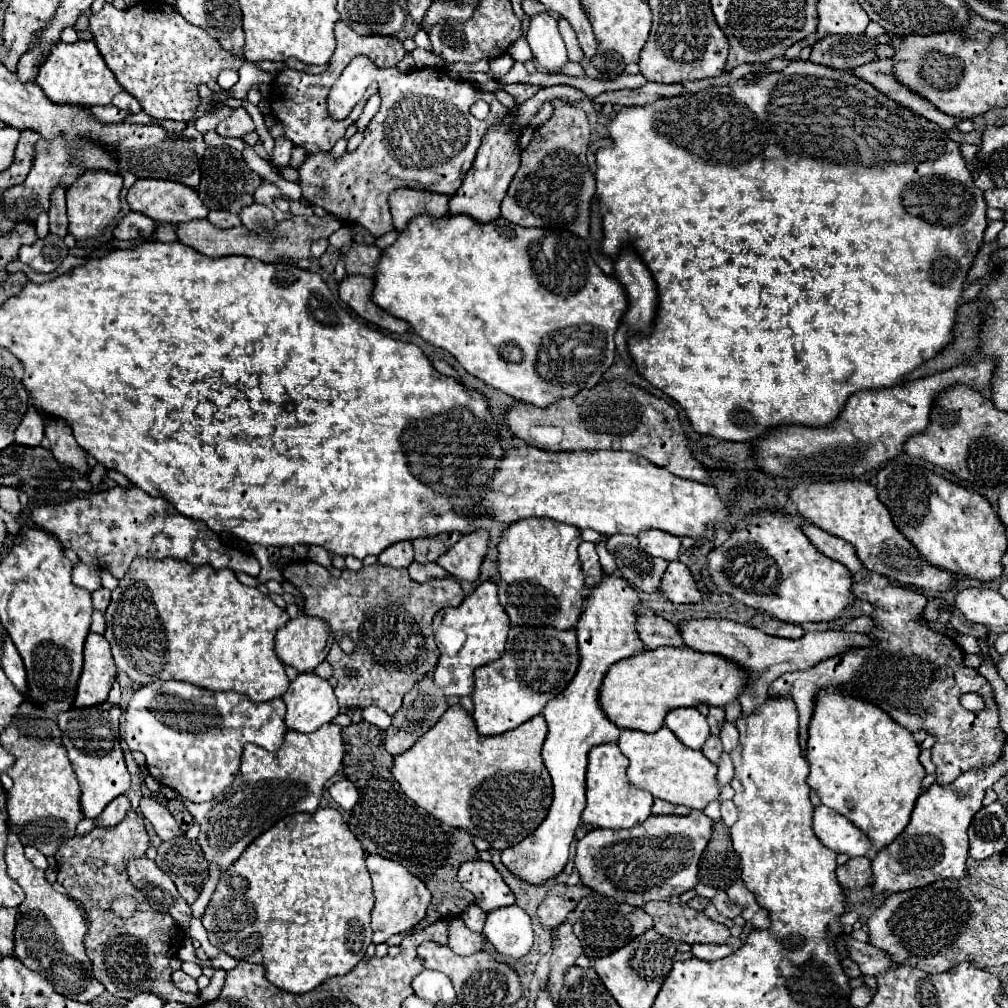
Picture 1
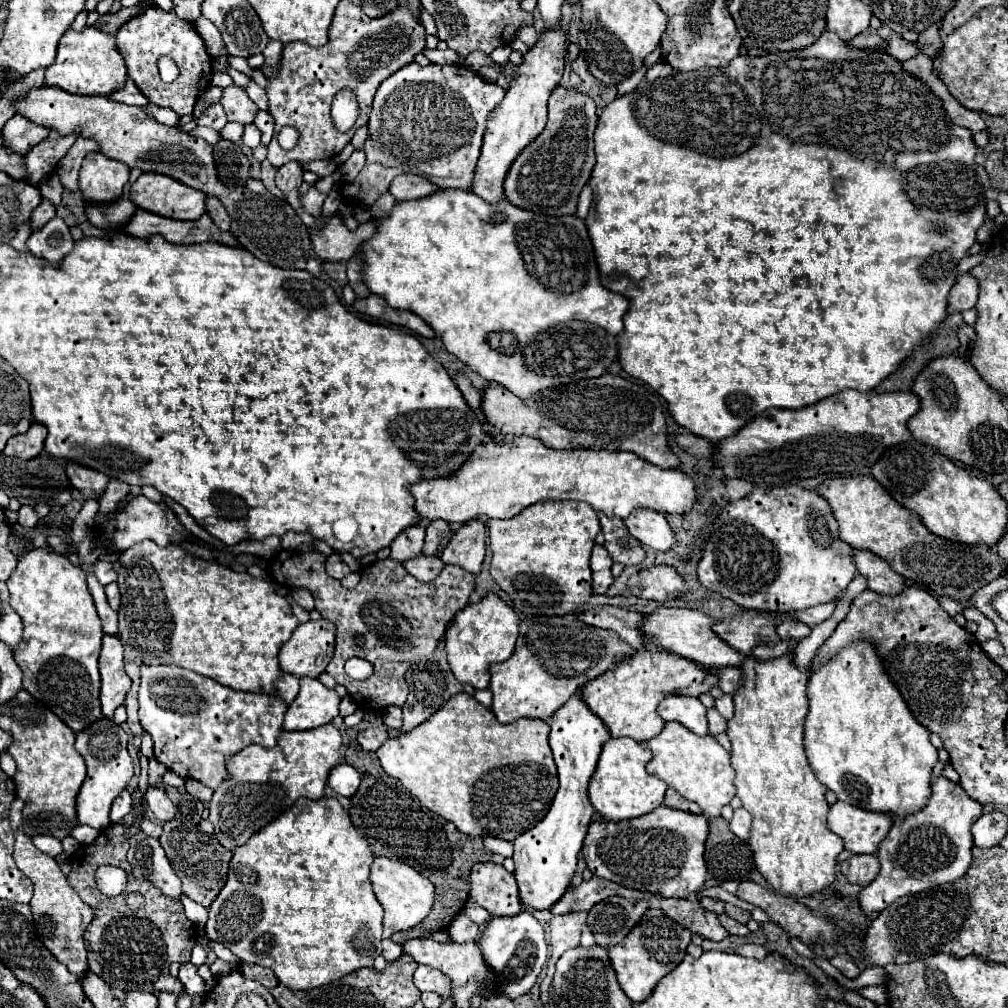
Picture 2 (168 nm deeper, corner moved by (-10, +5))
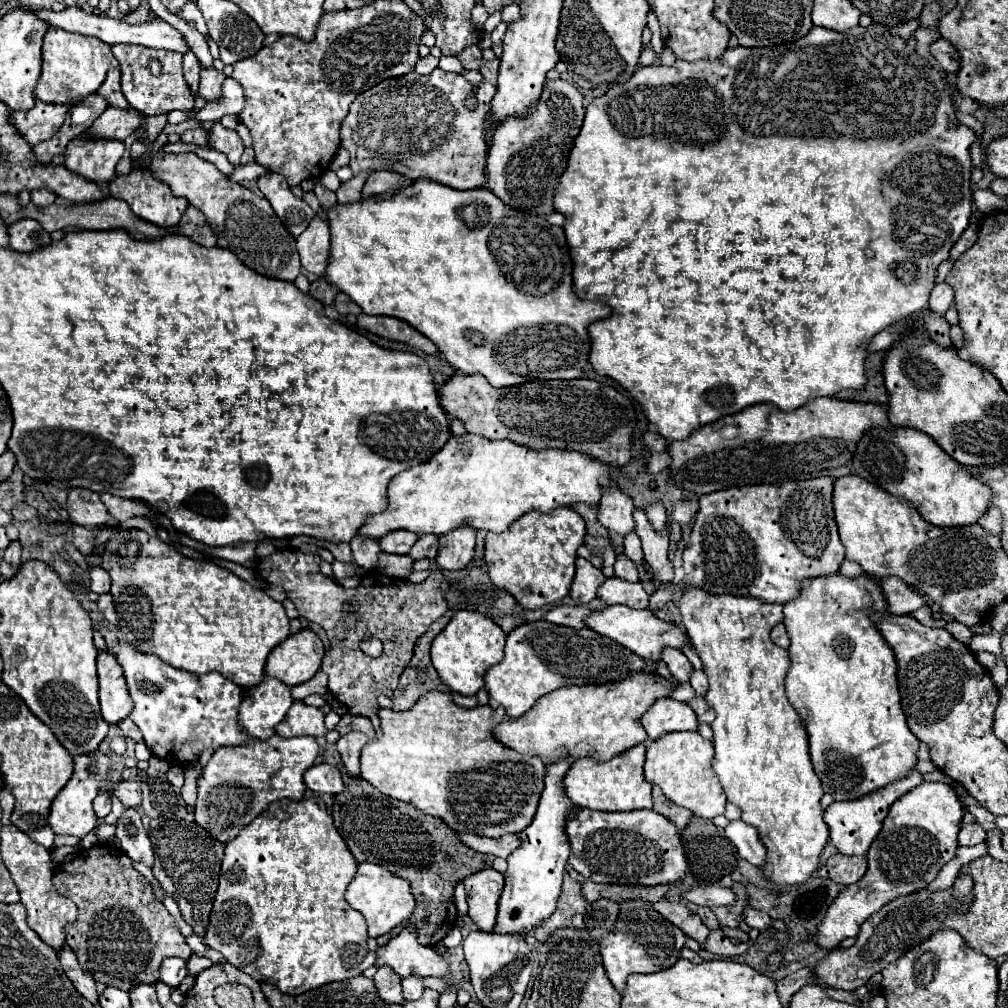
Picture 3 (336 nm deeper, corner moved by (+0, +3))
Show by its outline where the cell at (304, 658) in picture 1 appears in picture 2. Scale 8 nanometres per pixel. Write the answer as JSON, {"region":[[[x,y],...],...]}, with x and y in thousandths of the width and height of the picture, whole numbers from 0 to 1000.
{"region":[[[308,615],[298,619],[290,633],[278,643],[280,667],[296,673],[315,673],[331,649],[333,621],[325,615]]]}

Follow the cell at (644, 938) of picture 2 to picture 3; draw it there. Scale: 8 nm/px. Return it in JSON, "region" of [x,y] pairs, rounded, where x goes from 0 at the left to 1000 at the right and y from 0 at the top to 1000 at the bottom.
{"region":[[[623,893],[615,897],[615,909],[611,913],[609,923],[597,931],[595,946],[607,978],[613,984],[619,984],[625,966],[645,966],[669,958],[675,950],[679,935],[679,925],[665,917],[659,909],[655,909],[647,901],[647,897],[643,897],[641,893]]]}

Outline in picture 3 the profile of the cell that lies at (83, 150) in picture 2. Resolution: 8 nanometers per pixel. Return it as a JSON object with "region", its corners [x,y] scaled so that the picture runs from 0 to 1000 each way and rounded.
{"region":[[[107,105],[103,113],[99,113],[99,117],[83,131],[83,135],[91,139],[119,139],[121,141],[139,125],[139,119],[141,119],[141,113],[137,113],[133,107],[119,109],[119,107]]]}

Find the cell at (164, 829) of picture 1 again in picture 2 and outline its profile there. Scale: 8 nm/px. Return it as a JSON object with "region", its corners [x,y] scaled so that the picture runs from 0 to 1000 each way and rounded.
{"region":[[[149,780],[143,788],[143,796],[159,815],[171,813],[175,810],[175,800],[169,796],[169,792],[165,790],[165,786],[161,782]]]}

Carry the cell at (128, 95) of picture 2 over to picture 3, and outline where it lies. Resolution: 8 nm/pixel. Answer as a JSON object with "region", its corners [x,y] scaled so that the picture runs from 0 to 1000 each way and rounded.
{"region":[[[113,67],[113,69],[107,71],[103,83],[97,87],[95,93],[101,95],[103,99],[107,99],[107,105],[123,107],[123,109],[129,107],[127,99],[123,99],[123,93],[121,93],[121,89],[119,89],[119,69],[117,69],[117,67]]]}

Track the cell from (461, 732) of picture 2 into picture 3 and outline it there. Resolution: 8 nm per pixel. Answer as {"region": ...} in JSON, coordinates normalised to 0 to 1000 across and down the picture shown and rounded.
{"region":[[[429,685],[405,706],[377,702],[375,710],[379,714],[379,730],[359,742],[357,770],[379,788],[401,794],[421,808],[440,813],[450,825],[496,831],[500,827],[514,827],[528,815],[540,784],[542,760],[536,750],[516,748],[490,732],[488,724],[502,714],[500,702],[458,702],[448,696],[446,688]]]}

